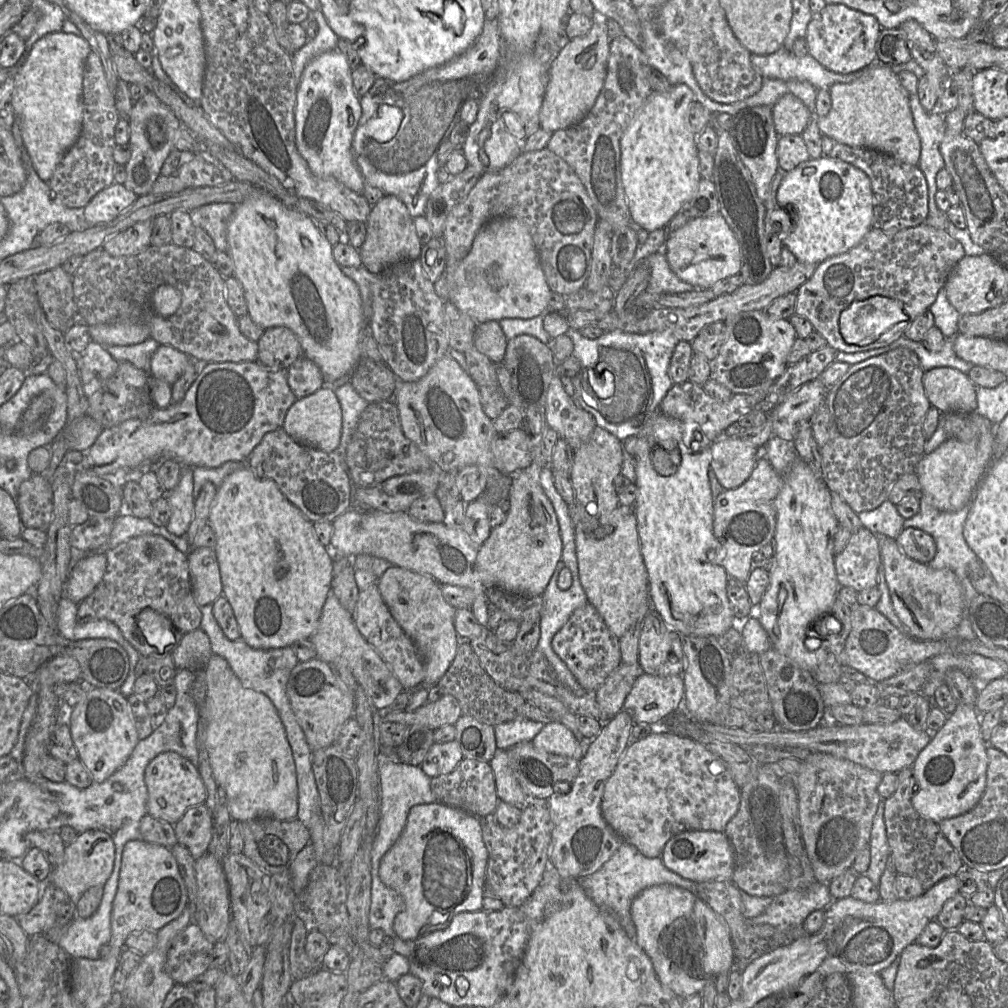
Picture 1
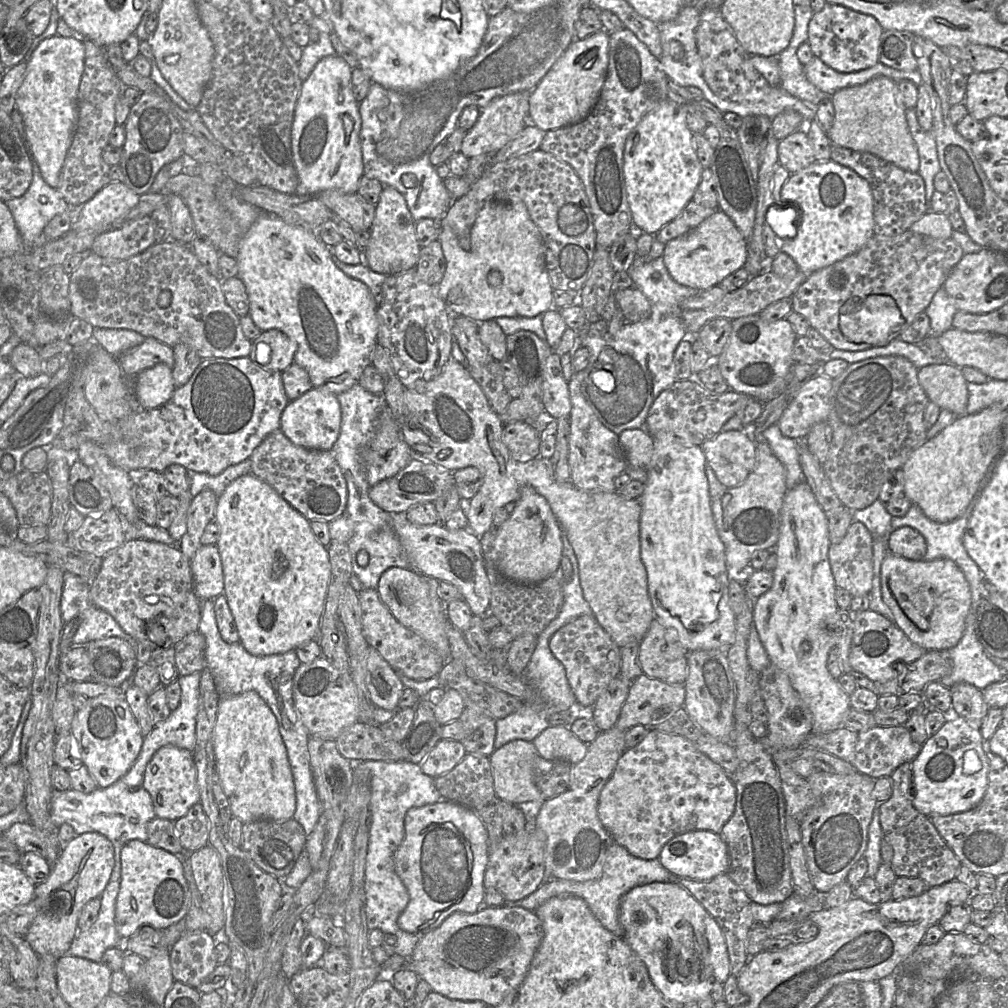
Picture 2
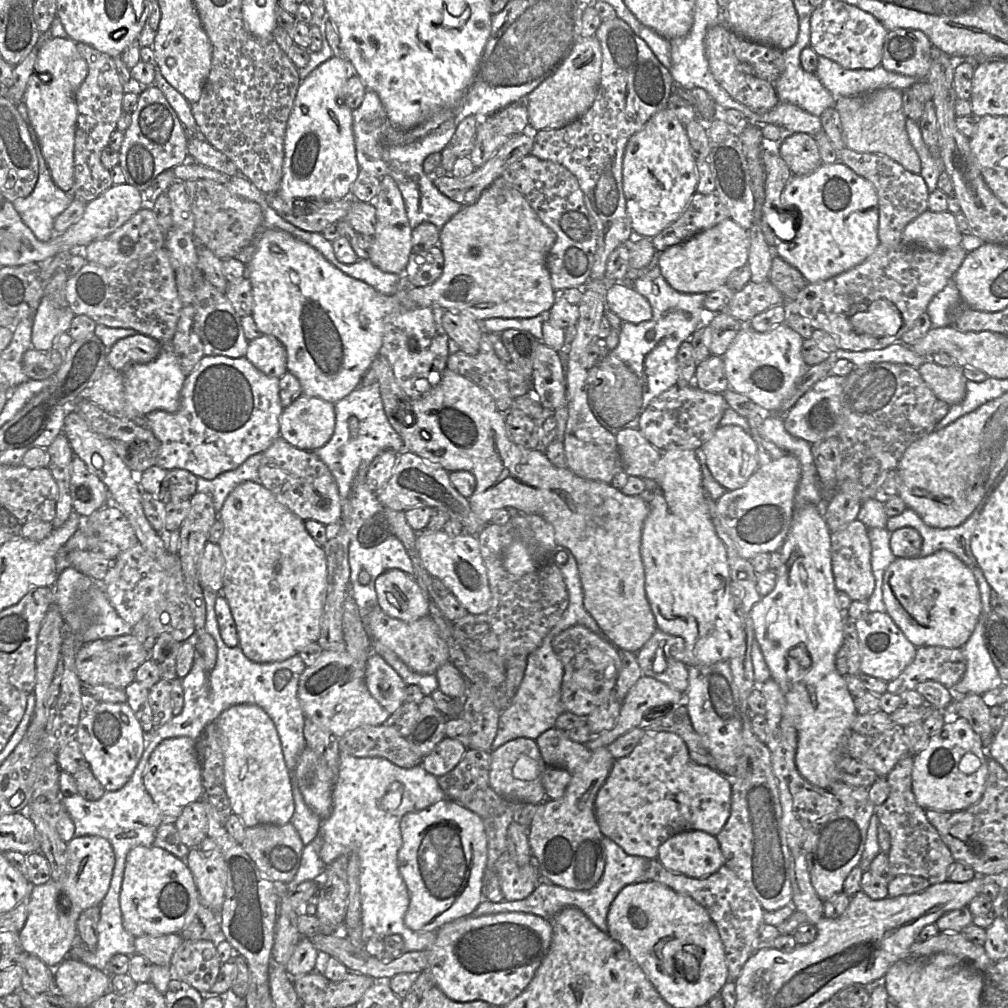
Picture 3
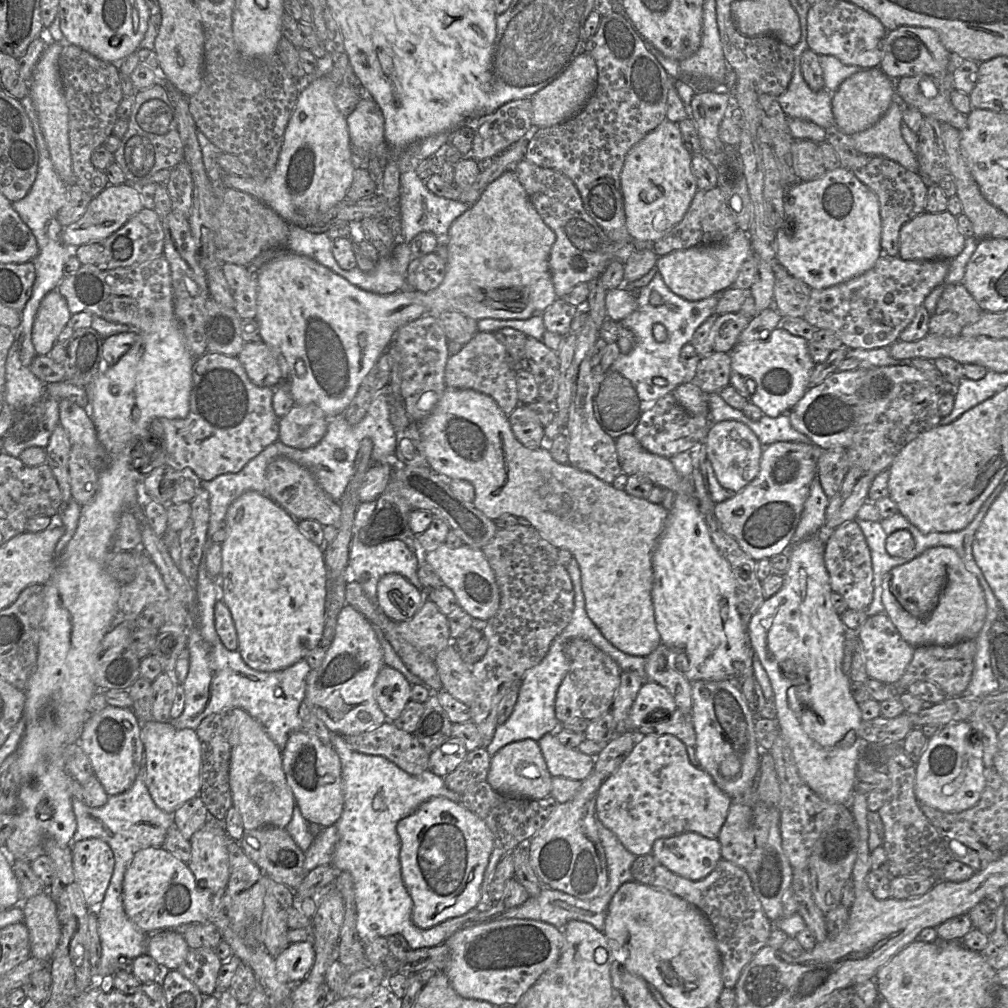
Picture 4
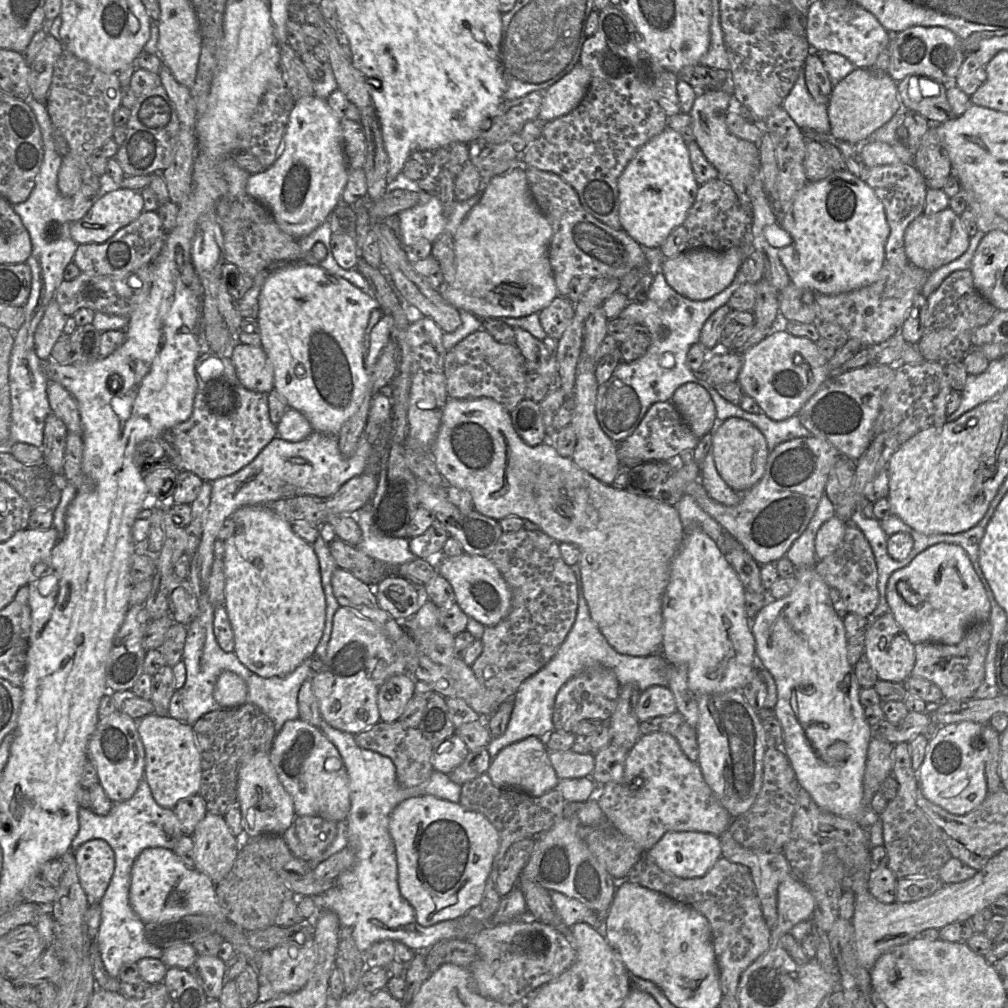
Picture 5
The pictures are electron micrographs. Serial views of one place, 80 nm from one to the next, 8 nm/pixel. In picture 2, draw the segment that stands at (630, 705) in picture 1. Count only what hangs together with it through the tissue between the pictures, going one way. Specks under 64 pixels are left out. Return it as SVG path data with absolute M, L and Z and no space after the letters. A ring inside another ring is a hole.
M644 673L630 685L615 726L627 731L635 725L656 725L684 706L684 683L669 684Z

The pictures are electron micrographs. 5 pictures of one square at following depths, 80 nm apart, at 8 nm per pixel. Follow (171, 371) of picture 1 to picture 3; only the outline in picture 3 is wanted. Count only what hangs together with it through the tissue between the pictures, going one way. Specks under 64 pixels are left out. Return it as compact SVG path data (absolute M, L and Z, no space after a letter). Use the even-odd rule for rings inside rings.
M137 333L118 340L107 351L107 362L112 368L123 372L134 364L153 361L161 352L162 344L152 337Z

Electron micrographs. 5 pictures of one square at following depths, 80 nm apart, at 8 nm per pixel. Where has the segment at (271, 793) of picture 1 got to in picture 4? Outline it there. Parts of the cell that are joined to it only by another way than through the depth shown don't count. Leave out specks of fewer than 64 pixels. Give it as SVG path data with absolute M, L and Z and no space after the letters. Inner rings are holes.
M233 708L226 714L230 718L229 785L232 806L240 813L244 830L261 826L286 828L292 819L296 802L287 784L281 750L265 727L245 710Z

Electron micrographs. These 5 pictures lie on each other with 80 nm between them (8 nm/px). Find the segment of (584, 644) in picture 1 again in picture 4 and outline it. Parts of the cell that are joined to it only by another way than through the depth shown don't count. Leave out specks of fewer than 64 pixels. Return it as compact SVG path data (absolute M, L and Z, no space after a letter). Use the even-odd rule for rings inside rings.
M573 638L564 645L569 660L569 670L558 688L555 699L555 715L560 723L573 718L595 719L608 710L620 685L622 670L615 660L582 638Z

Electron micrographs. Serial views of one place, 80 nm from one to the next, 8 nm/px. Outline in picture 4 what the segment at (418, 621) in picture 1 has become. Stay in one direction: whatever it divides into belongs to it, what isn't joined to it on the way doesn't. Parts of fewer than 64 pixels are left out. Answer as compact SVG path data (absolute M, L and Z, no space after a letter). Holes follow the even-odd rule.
M397 573L384 575L377 585L379 608L393 621L410 620L427 599L407 578Z

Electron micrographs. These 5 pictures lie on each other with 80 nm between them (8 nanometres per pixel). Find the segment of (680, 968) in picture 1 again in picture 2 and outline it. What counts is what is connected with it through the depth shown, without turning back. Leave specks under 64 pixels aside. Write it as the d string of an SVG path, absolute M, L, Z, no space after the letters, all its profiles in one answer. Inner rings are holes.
M652 882L630 889L621 898L619 921L624 928L624 940L645 963L655 987L670 1001L679 1005L699 1002L711 994L715 984L724 984L730 975L729 955L721 928L703 905L677 882Z

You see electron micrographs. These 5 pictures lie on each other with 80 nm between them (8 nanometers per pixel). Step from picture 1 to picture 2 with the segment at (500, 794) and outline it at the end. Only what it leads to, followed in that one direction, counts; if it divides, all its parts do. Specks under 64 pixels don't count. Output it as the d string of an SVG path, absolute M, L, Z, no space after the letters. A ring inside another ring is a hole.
M512 740L489 756L495 795L511 804L542 802L533 779L533 761L539 755L531 741Z

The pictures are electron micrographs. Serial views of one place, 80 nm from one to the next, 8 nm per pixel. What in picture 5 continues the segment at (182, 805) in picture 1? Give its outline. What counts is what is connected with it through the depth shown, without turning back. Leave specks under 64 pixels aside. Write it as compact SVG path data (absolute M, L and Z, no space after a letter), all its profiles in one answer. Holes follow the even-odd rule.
M153 713L138 720L137 730L145 751L144 778L155 802L163 808L174 810L180 800L198 794L202 768L192 726L169 715Z

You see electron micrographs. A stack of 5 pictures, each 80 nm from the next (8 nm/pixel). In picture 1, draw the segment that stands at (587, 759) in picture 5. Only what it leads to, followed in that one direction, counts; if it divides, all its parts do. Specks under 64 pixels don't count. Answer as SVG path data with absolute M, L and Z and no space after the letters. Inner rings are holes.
M554 721L545 724L531 740L535 748L549 753L581 759L583 747L572 731L564 724Z

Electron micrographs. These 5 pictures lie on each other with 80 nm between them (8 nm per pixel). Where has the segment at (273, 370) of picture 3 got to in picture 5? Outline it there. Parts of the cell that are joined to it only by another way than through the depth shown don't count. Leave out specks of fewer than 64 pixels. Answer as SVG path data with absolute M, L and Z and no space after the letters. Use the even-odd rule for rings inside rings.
M235 342L228 354L246 389L265 394L274 389L273 369L262 347Z

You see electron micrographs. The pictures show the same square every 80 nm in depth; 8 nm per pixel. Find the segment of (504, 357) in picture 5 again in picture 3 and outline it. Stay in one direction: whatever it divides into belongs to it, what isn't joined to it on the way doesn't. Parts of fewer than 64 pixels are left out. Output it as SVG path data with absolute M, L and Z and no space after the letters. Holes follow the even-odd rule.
M483 330L476 355L469 355L461 350L450 354L447 368L485 389L493 397L497 409L506 413L510 410L514 397L509 388L506 363L495 353L488 334Z

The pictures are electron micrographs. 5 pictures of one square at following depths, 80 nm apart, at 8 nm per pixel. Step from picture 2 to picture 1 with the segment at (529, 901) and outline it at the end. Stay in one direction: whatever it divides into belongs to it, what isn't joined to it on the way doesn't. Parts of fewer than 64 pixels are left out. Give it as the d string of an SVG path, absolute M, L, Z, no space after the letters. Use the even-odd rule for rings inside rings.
M623 842L614 854L593 874L580 877L577 882L586 895L600 908L610 911L618 919L627 936L635 941L636 927L631 917L633 899L644 889L661 884L670 884L695 893L696 882L685 879L669 870L661 857L648 858L635 846Z

